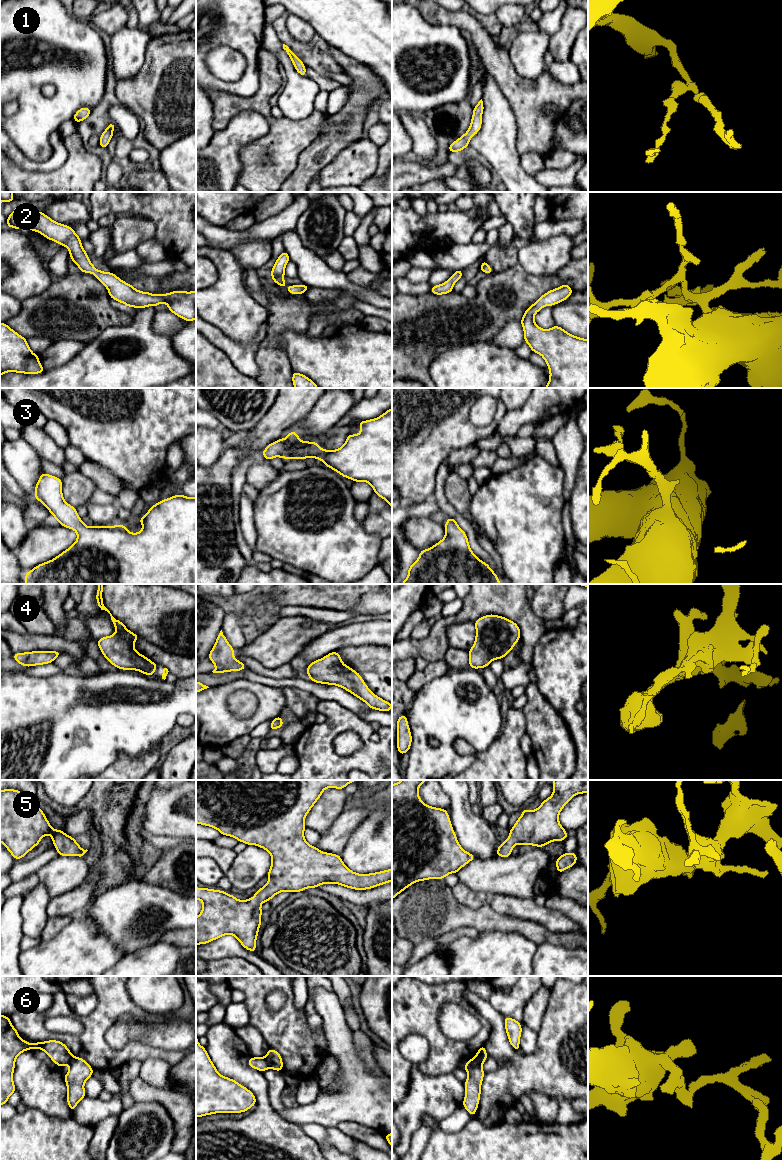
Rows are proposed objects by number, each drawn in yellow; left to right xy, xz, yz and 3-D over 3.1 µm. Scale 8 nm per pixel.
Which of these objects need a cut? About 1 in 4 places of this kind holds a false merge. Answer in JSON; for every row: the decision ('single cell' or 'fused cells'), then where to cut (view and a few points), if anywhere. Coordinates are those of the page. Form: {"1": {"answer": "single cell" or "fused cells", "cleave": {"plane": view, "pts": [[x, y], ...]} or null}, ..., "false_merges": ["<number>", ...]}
{"1": {"answer": "single cell", "cleave": null}, "2": {"answer": "single cell", "cleave": null}, "3": {"answer": "single cell", "cleave": null}, "4": {"answer": "single cell", "cleave": null}, "5": {"answer": "single cell", "cleave": null}, "6": {"answer": "fused cells", "cleave": {"plane": "xz", "pts": [[264, 1057], [270, 1067]]}}, "false_merges": ["6"]}

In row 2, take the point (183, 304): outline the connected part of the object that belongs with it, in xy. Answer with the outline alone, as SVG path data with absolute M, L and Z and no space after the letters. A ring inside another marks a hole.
M17 206L7 217L5 226L20 229L28 228L30 231L39 232L45 238L57 242L60 246L66 246L71 261L81 272L92 273L108 290L109 296L127 307L144 309L147 306L156 307L164 303L168 310L187 322L196 319L196 291L173 291L166 294L154 295L150 292L139 291L133 285L122 281L118 276L110 272L95 269L87 252L83 249L81 238L72 227L52 220L43 212L36 211L26 206Z

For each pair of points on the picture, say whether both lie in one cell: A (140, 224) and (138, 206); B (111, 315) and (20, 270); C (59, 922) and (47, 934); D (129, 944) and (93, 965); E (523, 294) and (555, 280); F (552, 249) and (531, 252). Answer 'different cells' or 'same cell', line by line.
A: different cells
B: different cells
C: same cell
D: different cells
E: same cell
F: same cell

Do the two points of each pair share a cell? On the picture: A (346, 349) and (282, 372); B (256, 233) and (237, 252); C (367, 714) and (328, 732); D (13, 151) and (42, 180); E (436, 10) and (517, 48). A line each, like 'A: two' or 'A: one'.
A: two
B: two
C: two
D: two
E: two

